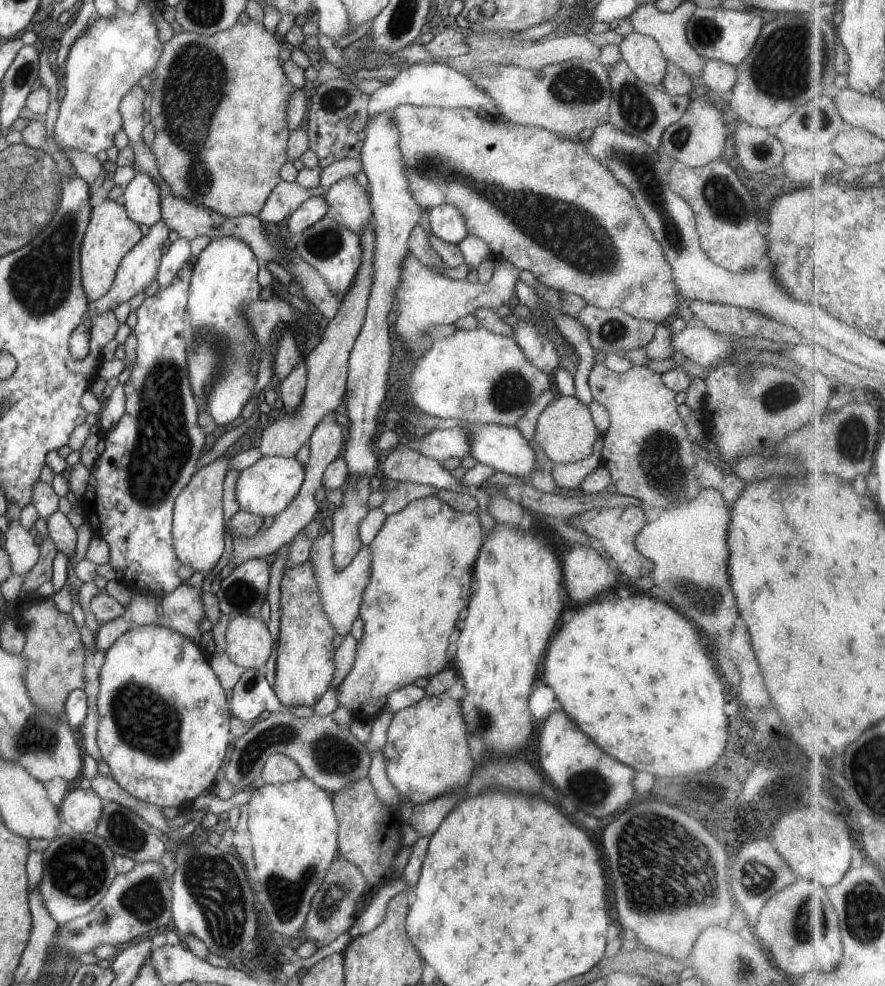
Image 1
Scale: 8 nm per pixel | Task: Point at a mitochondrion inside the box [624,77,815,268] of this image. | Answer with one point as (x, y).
(721, 195)

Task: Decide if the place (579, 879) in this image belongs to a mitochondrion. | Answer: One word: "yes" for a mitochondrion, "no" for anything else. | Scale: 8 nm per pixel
no

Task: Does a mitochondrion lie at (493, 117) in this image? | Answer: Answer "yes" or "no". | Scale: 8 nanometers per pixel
no

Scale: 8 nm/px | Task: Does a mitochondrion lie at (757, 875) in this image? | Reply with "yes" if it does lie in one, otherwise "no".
yes

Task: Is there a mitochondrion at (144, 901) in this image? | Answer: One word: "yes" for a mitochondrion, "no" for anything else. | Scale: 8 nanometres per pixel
yes

